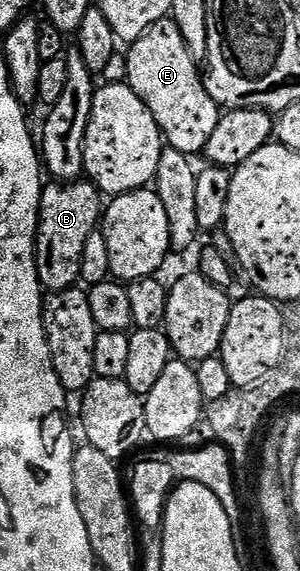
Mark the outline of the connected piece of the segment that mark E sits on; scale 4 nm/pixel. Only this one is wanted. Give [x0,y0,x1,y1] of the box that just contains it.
[126,18,221,157]

